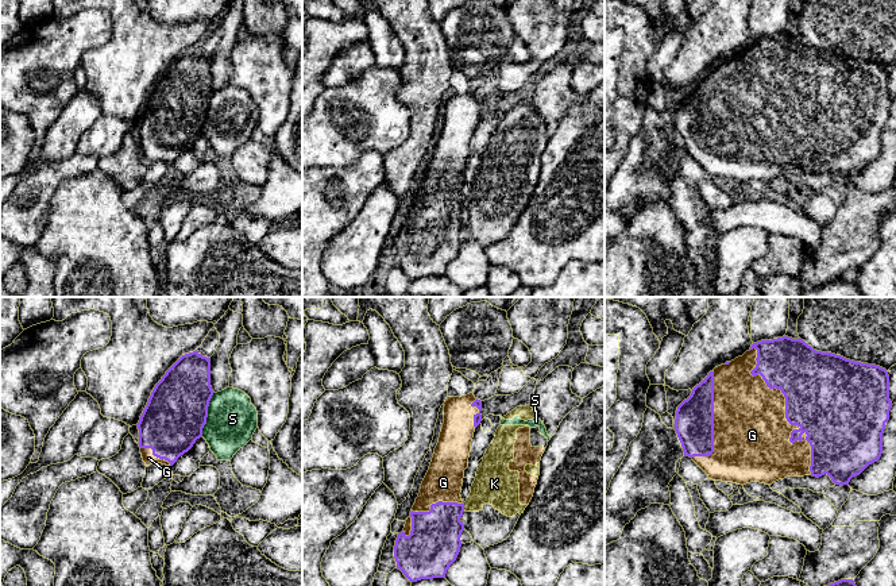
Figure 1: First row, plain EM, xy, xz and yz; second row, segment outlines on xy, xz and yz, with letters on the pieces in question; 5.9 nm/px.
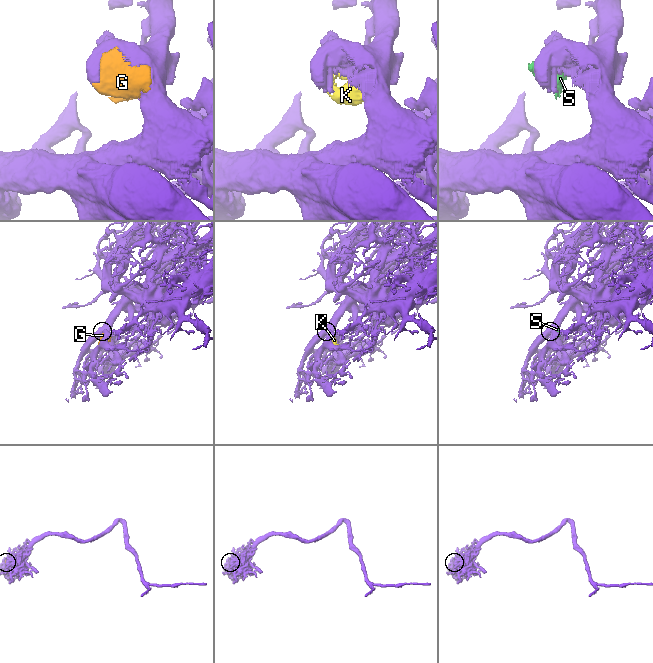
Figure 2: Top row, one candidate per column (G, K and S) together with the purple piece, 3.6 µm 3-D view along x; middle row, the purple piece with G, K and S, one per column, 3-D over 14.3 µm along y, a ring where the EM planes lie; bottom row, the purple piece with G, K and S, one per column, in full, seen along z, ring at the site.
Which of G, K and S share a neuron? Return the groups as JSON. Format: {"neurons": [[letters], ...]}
{"neurons": [["G"], ["K", "S"]]}

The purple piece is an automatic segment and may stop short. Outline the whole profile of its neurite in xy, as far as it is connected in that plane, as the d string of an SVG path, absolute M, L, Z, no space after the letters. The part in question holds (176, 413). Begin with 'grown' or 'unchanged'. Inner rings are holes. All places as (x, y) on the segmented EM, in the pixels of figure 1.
grown; M197 350L182 355L155 385L140 416L139 447L146 466L162 463L171 467L202 436L208 406L213 396L211 386L211 358Z

